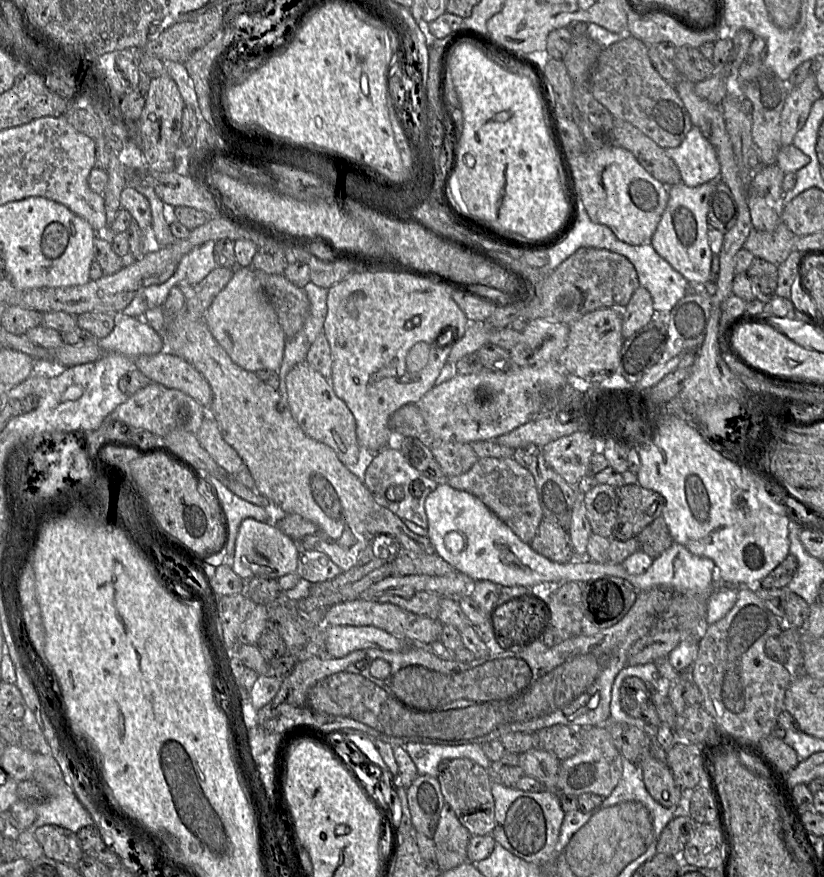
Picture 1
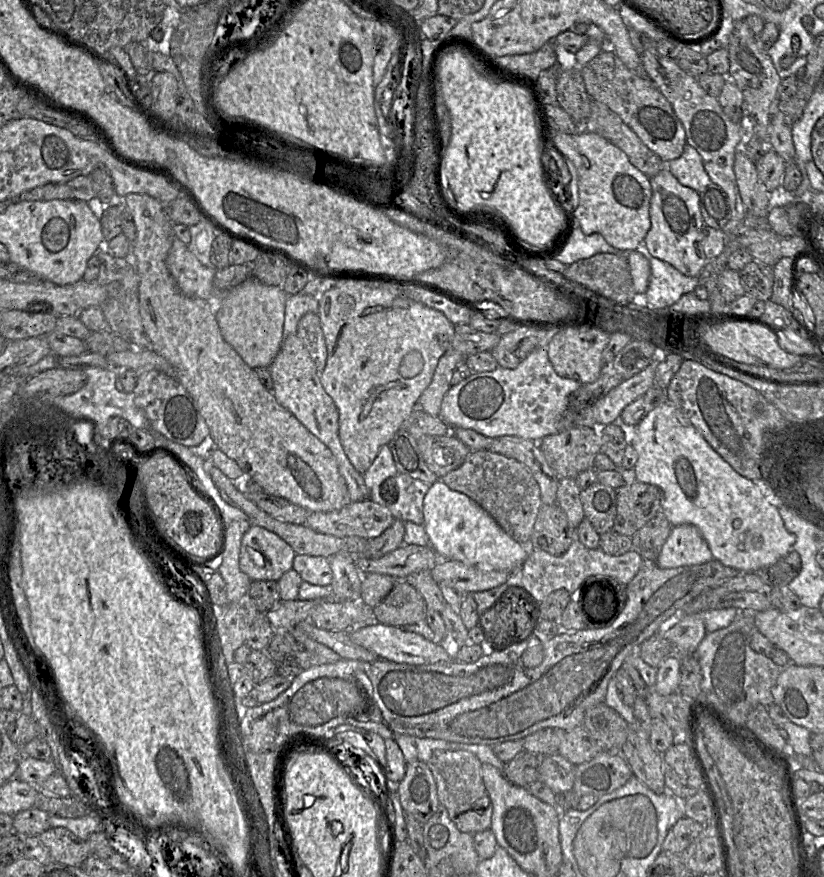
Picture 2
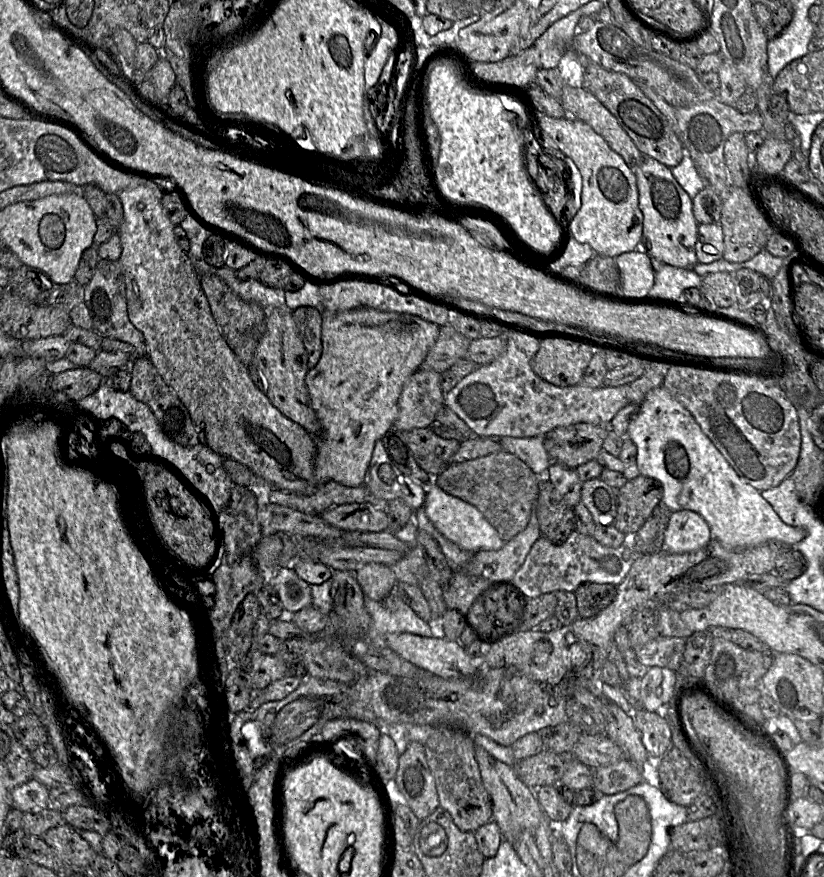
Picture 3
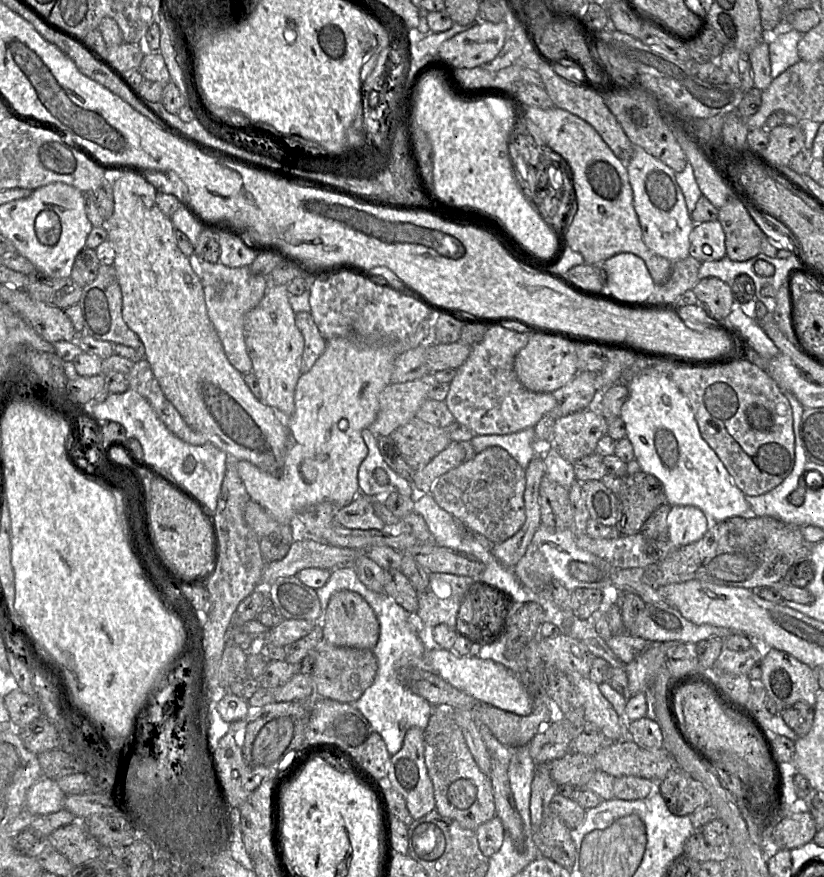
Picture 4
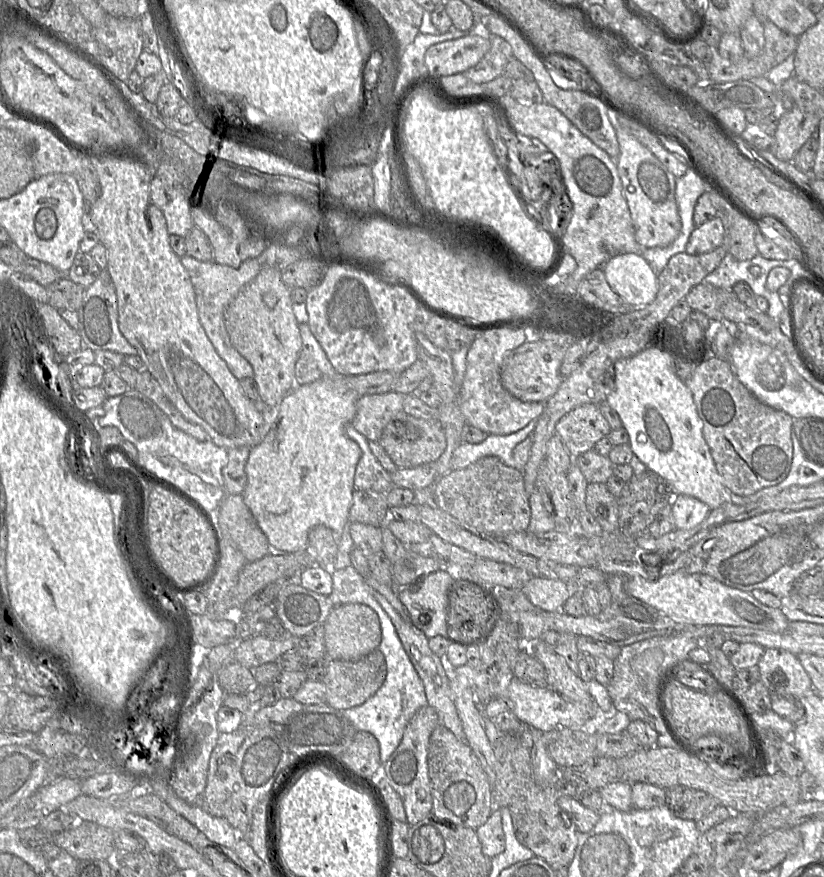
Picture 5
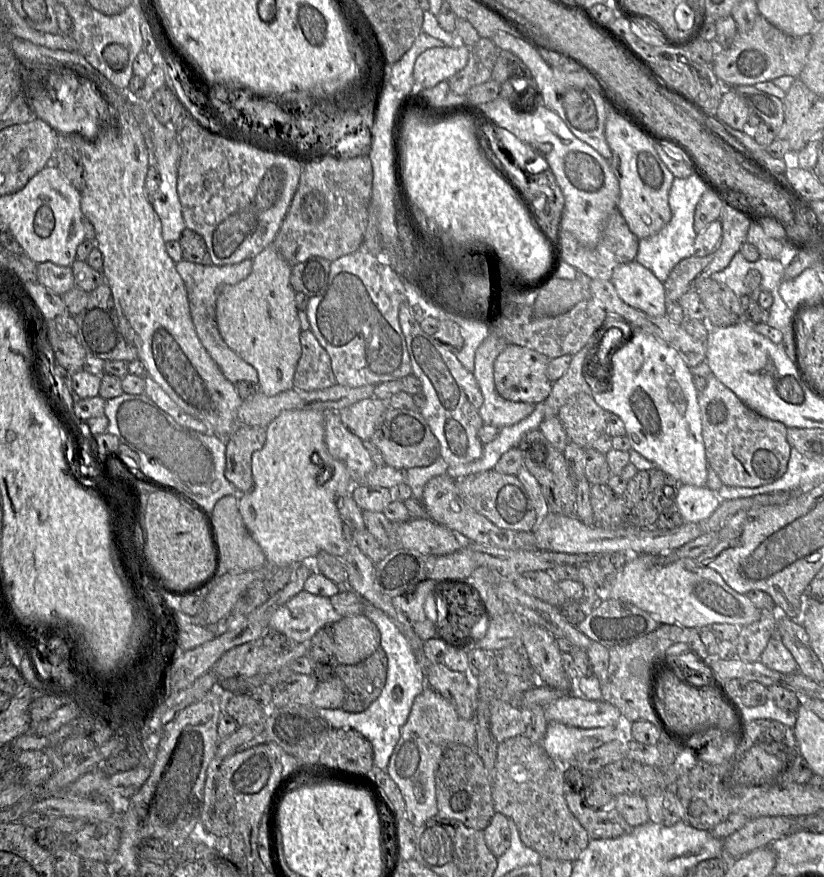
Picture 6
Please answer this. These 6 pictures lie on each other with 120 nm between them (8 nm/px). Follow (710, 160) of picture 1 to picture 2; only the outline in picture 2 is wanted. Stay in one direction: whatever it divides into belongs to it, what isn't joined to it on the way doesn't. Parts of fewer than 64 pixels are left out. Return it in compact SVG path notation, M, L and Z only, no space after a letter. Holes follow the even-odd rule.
M687 143L682 155L677 159L665 162L665 167L680 184L697 192L701 192L712 182L705 171L701 155Z

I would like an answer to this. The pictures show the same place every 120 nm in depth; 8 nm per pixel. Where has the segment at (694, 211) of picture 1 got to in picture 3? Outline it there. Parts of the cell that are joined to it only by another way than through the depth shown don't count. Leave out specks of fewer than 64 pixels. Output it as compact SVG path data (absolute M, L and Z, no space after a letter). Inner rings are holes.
M645 157L632 171L636 176L638 206L643 214L641 242L646 254L664 264L693 269L698 262L695 243L699 225L693 215L693 199L676 181L671 168L652 157Z

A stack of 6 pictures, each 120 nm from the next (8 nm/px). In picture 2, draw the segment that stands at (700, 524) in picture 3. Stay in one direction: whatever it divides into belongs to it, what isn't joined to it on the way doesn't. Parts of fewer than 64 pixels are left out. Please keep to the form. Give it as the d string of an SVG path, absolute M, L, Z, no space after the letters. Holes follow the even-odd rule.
M681 524L672 528L655 563L666 569L703 564L713 559L699 529L691 524Z

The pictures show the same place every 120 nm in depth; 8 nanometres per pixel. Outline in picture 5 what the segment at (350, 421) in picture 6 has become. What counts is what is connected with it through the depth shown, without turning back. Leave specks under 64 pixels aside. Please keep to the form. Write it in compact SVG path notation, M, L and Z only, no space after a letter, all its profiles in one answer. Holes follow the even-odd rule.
M389 391L361 396L350 424L370 441L378 441L387 423L403 409L404 394Z

